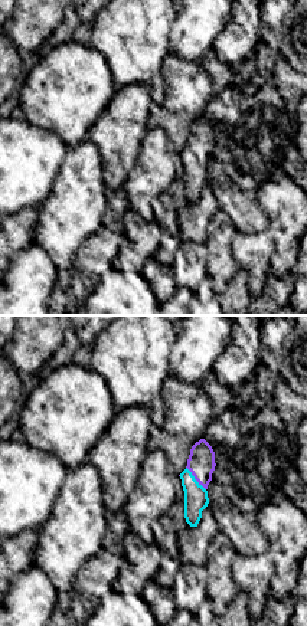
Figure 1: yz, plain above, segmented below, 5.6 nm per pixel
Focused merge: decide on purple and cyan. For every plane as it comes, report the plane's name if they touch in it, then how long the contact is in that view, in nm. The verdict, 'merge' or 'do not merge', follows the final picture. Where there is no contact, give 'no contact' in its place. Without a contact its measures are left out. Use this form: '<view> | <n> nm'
yz | 170 nm

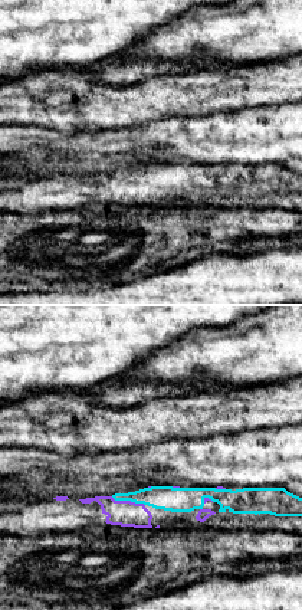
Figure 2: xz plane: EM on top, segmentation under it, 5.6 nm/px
xz | 200 nm

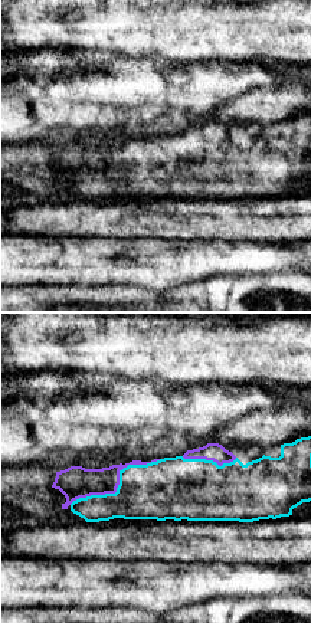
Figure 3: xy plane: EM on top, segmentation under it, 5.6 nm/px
xy | 550 nm

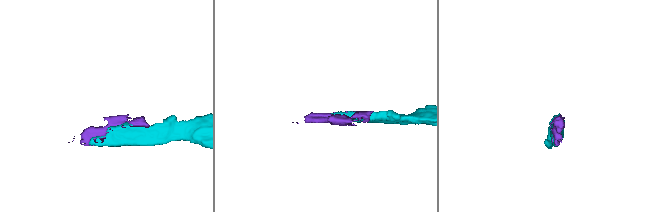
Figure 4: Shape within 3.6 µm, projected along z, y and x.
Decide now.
merge

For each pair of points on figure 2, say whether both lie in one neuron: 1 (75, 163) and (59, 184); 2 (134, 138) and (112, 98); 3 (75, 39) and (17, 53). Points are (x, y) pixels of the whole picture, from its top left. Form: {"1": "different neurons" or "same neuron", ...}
{"1": "different neurons", "2": "different neurons", "3": "same neuron"}

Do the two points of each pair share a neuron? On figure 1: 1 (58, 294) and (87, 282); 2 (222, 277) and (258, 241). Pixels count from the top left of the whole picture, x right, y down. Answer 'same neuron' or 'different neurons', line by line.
1: same neuron
2: different neurons

